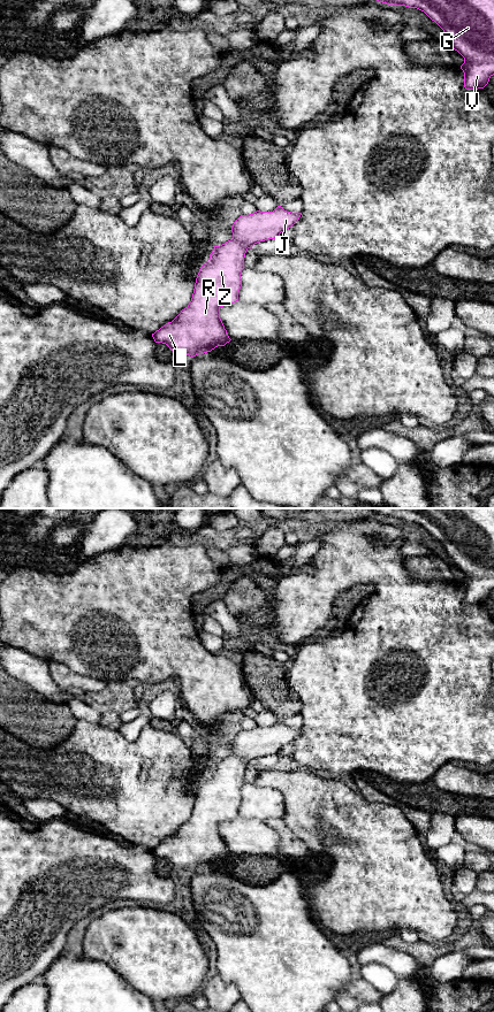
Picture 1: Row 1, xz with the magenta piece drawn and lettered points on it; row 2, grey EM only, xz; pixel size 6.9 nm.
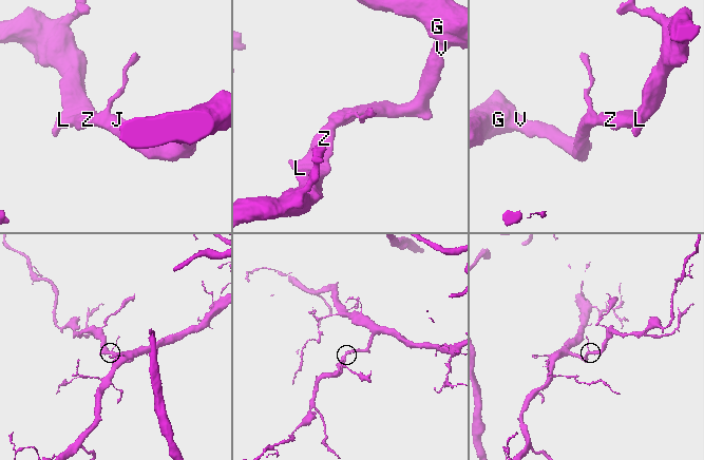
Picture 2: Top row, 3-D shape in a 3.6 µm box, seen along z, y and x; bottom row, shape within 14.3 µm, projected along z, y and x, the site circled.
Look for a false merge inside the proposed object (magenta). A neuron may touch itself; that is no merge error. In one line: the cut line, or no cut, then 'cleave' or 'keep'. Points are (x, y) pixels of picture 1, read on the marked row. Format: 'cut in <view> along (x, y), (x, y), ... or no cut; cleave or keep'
no cut; keep

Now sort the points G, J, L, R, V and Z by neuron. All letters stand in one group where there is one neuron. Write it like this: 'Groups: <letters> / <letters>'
Groups: G J L R V Z

